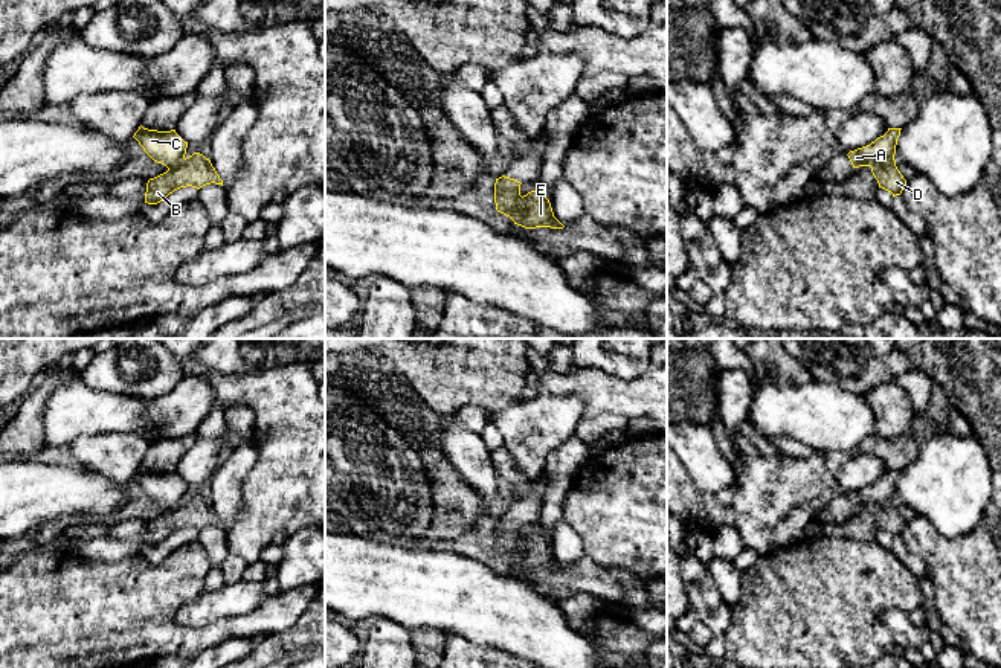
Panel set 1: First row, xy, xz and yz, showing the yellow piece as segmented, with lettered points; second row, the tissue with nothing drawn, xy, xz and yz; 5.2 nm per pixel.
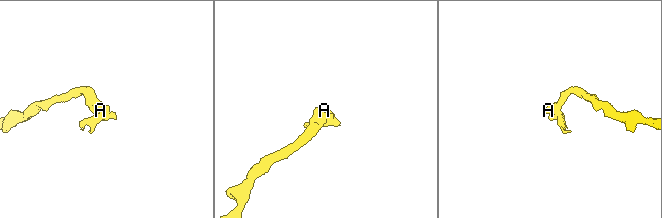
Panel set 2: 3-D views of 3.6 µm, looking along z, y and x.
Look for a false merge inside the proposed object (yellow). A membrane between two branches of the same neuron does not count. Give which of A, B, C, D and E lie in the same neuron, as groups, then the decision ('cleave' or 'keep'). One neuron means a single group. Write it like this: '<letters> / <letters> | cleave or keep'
A C / B D E | cleave

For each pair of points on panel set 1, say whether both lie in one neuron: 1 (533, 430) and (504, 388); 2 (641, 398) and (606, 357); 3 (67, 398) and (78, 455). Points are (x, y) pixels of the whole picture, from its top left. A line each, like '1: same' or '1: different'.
1: different
2: different
3: different

